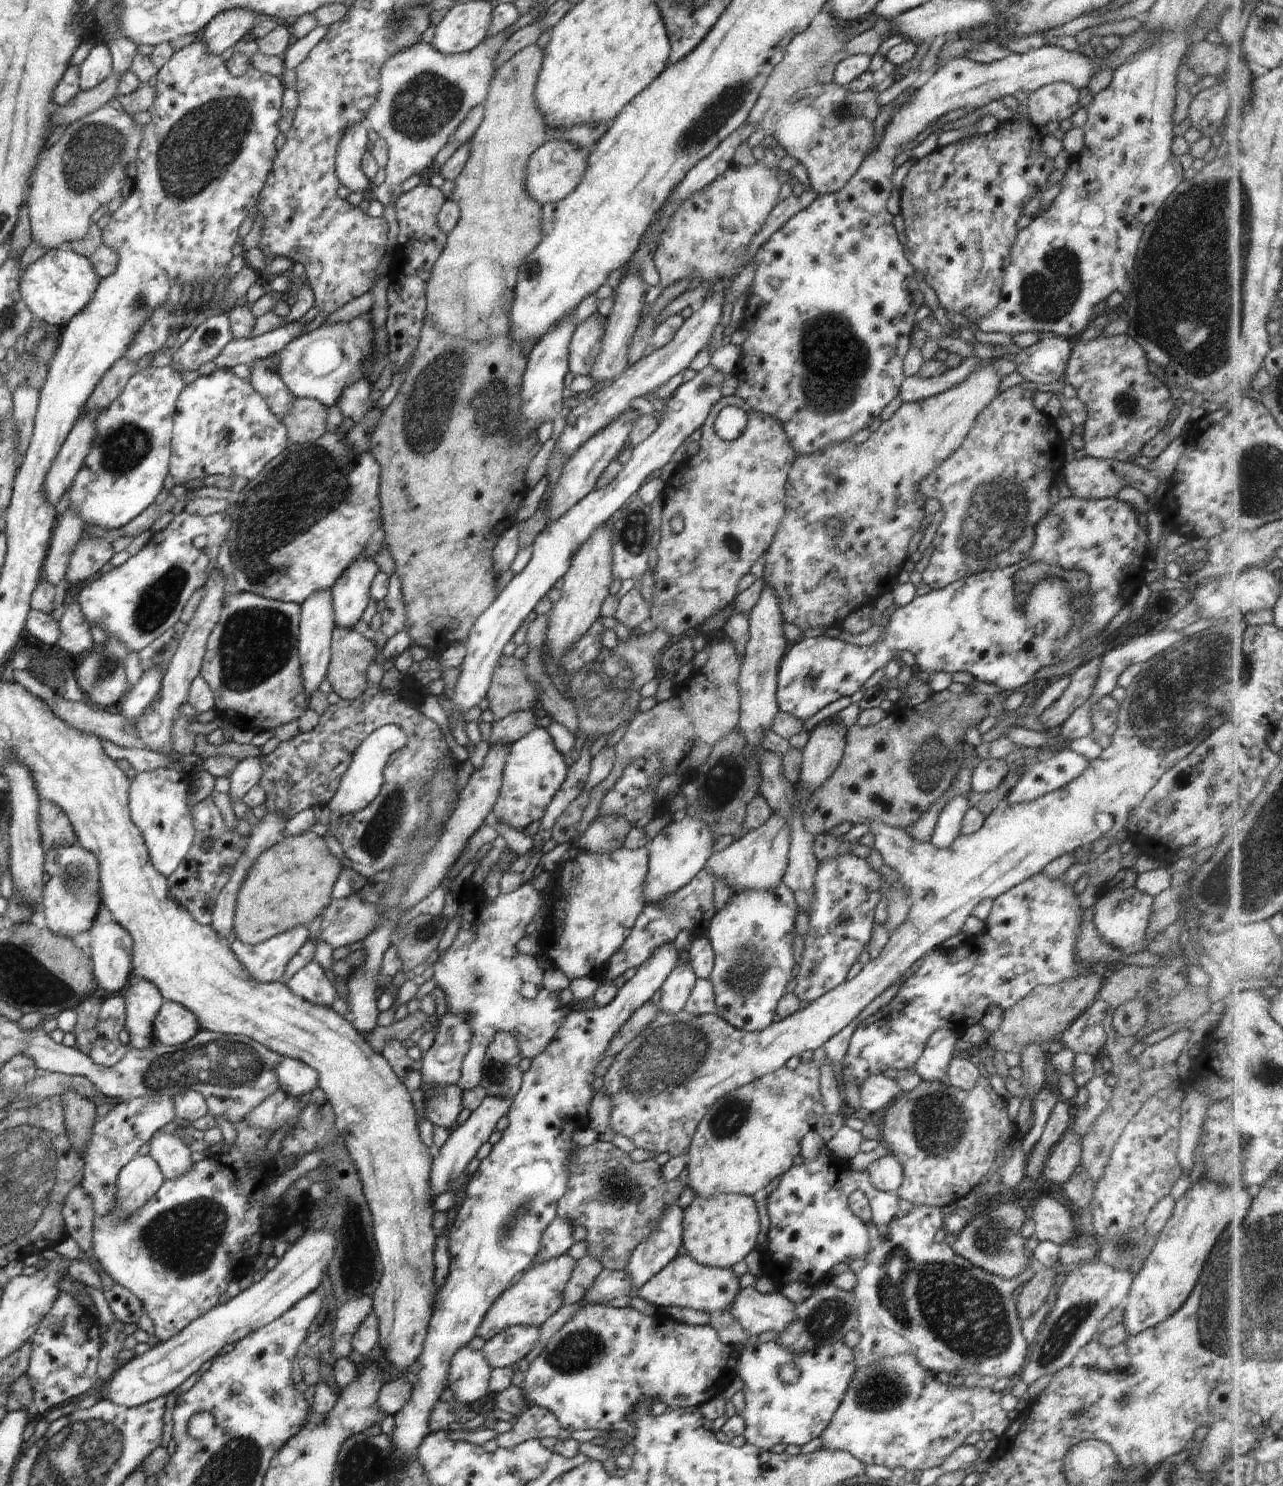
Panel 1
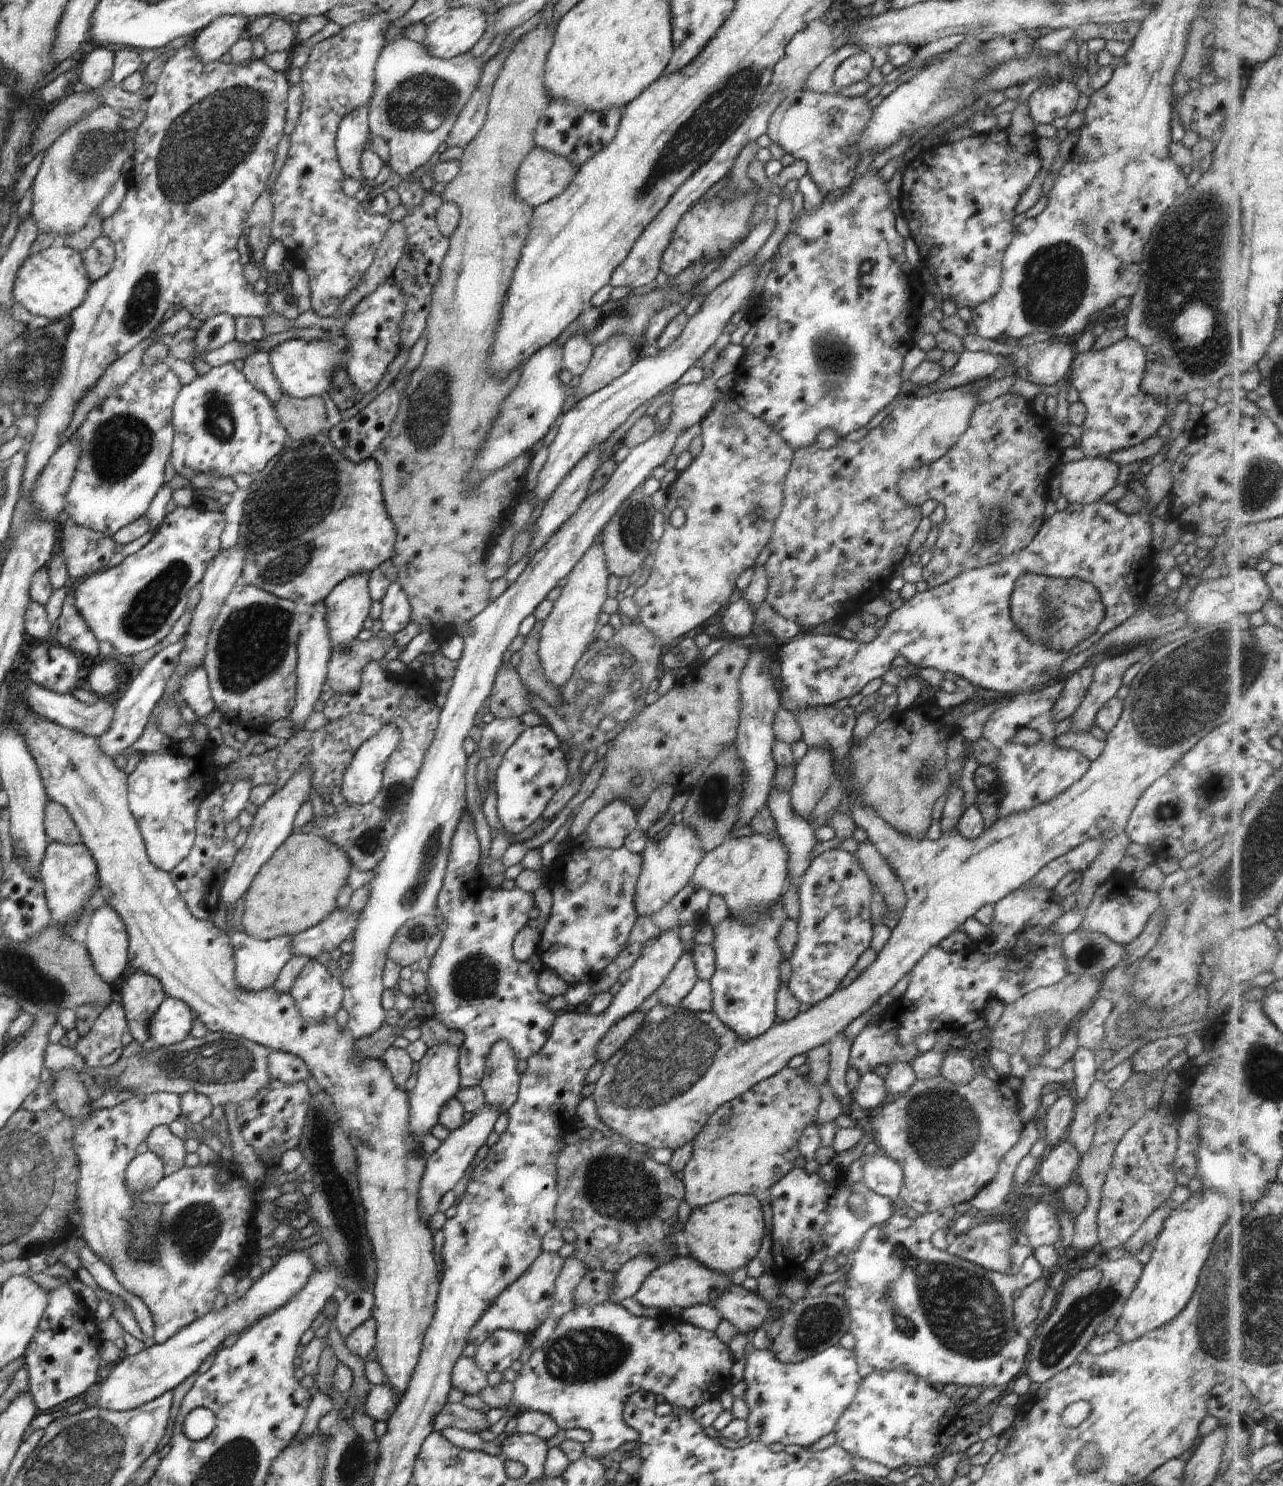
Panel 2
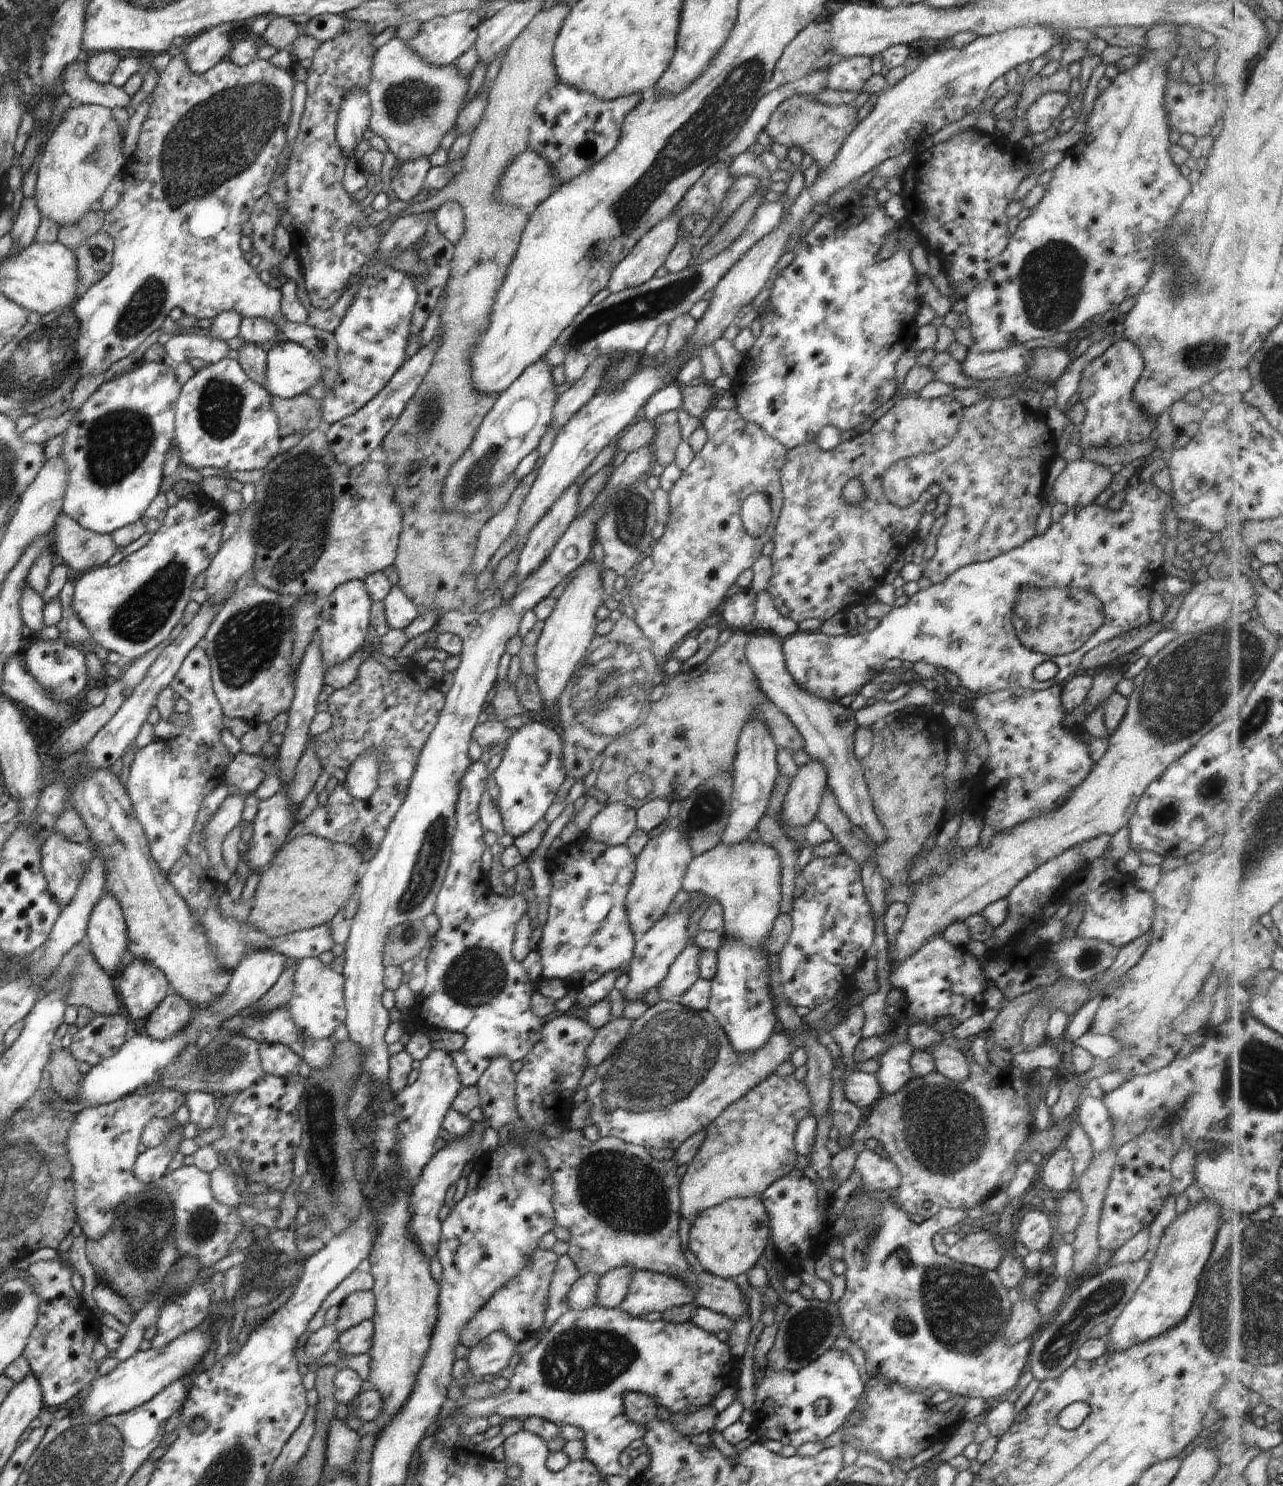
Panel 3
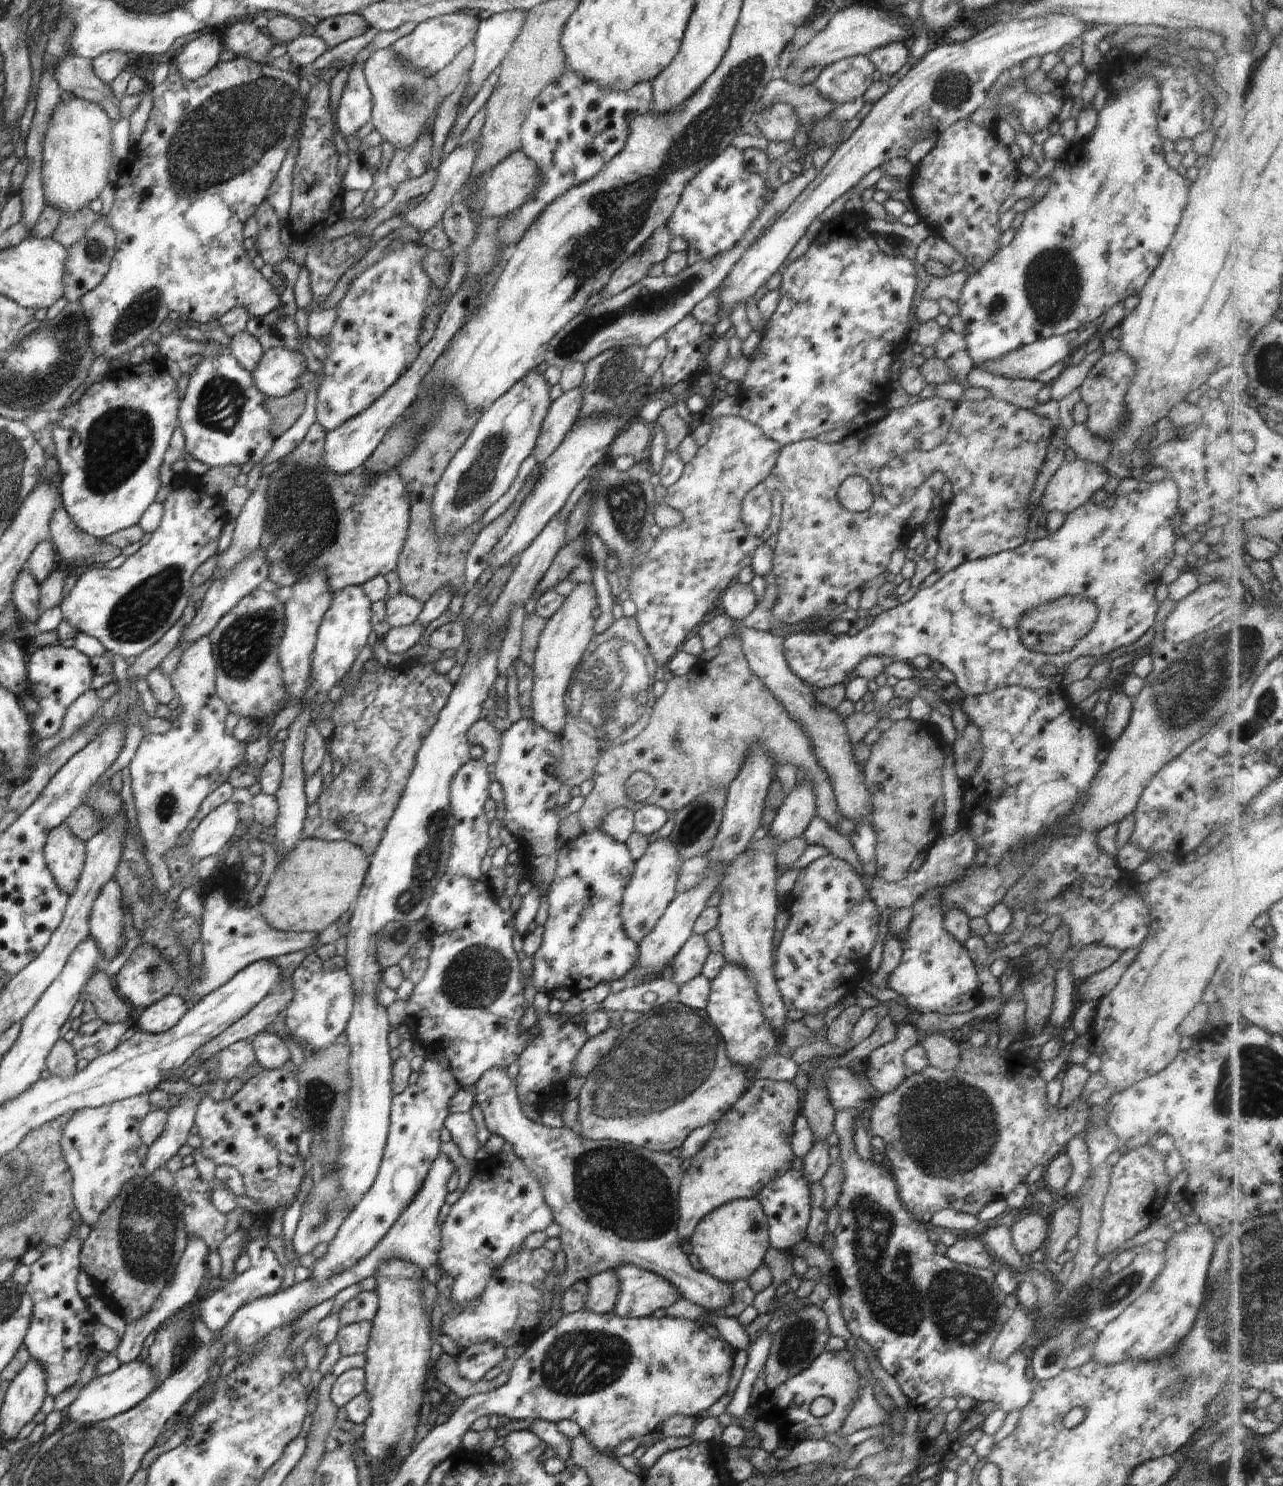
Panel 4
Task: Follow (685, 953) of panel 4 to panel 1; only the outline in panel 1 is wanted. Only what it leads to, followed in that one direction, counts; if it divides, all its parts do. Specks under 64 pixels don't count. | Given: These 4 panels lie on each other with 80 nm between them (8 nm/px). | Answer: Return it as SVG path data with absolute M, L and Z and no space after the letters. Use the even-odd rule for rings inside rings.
M690 962L676 966L660 988L660 1000L656 1005L657 1008L662 1012L670 1012L670 1014L683 1010L697 978Z

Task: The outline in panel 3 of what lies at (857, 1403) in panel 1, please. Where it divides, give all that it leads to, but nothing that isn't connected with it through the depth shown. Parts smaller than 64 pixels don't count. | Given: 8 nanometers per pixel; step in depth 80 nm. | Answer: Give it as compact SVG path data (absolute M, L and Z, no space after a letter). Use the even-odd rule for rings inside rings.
M872 1376L865 1384L861 1402L855 1409L862 1412L862 1418L858 1418L852 1426L841 1428L842 1443L848 1448L855 1448L859 1454L868 1453L886 1460L892 1467L899 1467L906 1458L915 1457L938 1442L948 1442L964 1422L962 1413L954 1416L950 1411L940 1412L931 1403L930 1397L880 1377Z

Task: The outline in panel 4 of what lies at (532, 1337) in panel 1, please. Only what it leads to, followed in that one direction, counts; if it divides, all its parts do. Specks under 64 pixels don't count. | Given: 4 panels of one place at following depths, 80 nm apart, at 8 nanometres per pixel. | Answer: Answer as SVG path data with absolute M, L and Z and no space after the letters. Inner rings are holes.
M482 1342L470 1346L464 1351L465 1354L458 1356L458 1376L477 1382L481 1380L488 1370L499 1366L506 1358L507 1348L498 1342Z

